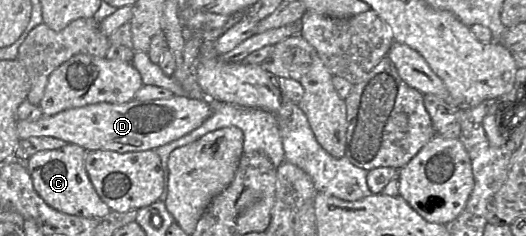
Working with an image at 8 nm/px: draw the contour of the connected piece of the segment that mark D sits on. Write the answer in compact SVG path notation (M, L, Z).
M207 98L135 100L122 104L96 103L67 109L37 120L17 120L16 133L22 139L53 137L75 144L86 151L105 150L118 153L155 150L199 128L213 113Z

